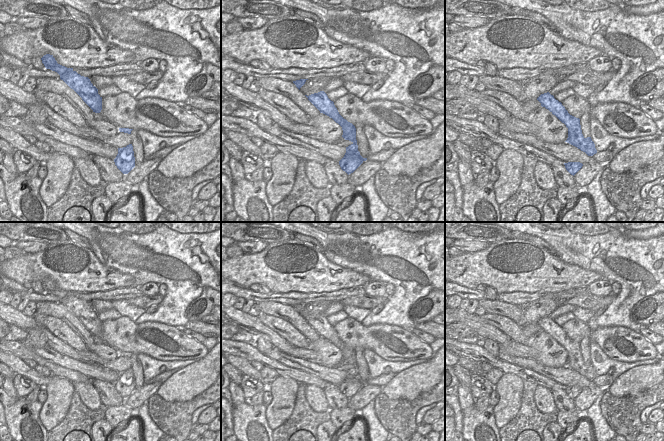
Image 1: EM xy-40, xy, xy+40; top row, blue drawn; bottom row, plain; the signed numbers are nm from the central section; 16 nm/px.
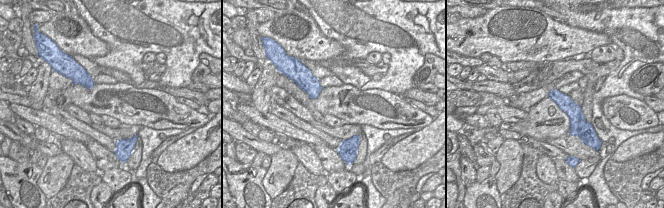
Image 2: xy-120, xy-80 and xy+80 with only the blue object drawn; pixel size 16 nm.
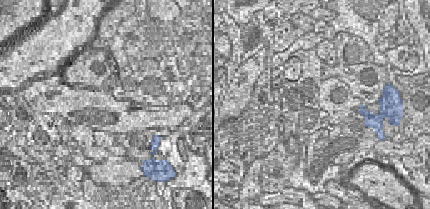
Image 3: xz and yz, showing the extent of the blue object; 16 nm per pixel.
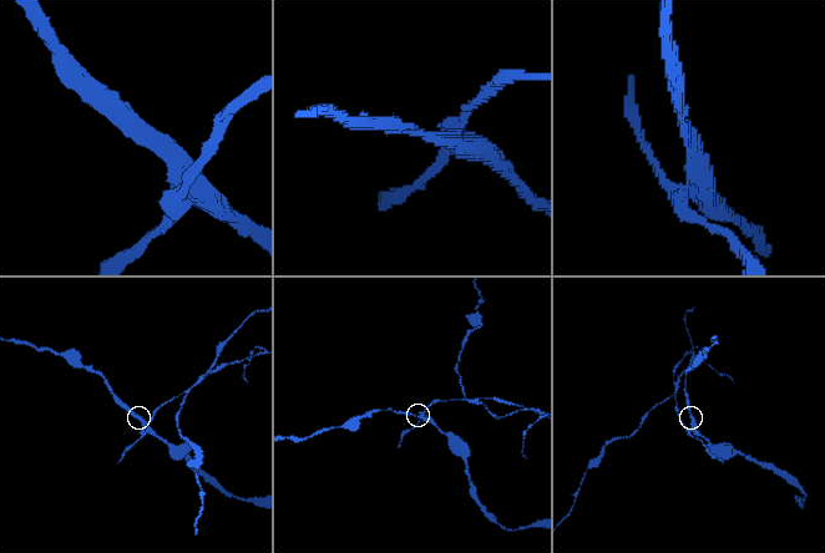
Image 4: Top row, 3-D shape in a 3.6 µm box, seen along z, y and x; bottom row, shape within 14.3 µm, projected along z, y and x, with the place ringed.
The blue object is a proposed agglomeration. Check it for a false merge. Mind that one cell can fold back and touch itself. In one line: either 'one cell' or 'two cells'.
two cells

